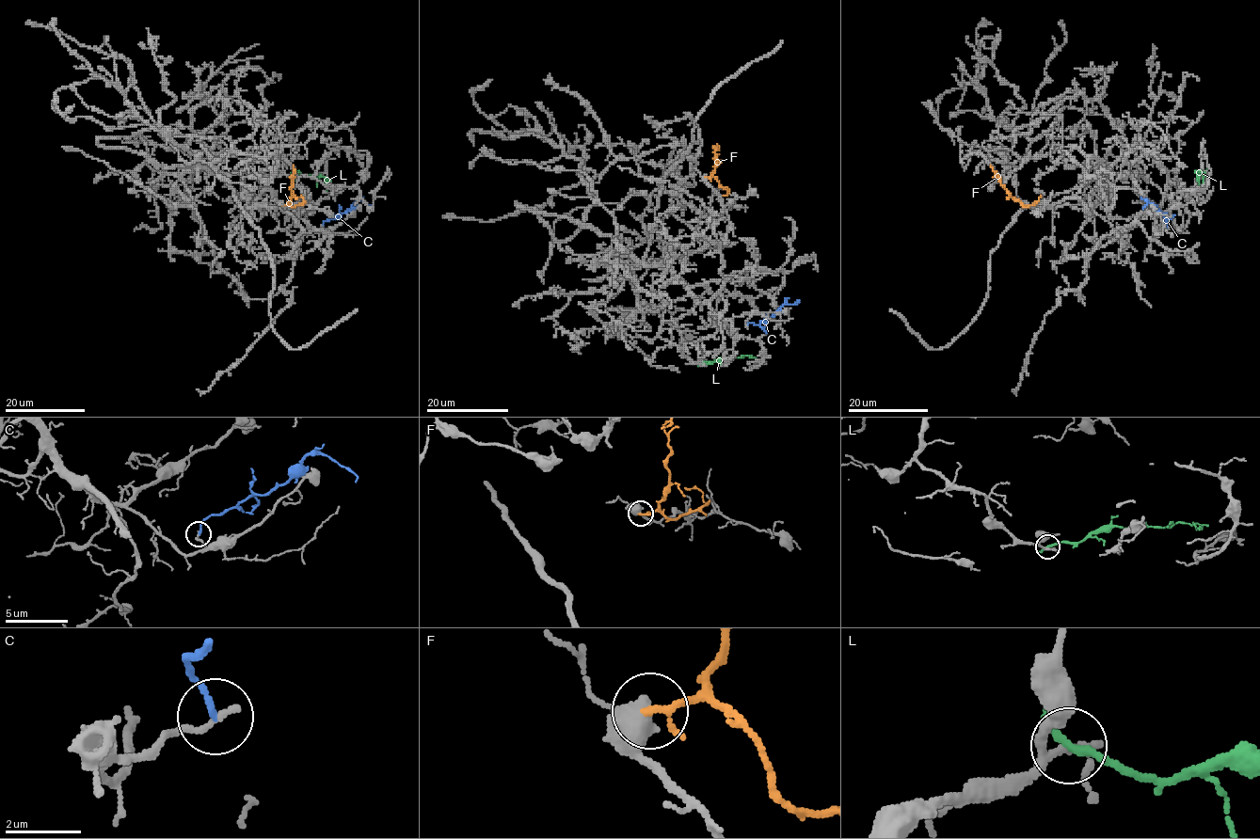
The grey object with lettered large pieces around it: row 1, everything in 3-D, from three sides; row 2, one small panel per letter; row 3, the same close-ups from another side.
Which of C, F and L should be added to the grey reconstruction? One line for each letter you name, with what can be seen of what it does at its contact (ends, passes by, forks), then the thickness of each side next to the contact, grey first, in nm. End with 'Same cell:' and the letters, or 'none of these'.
Same cell: none of these

